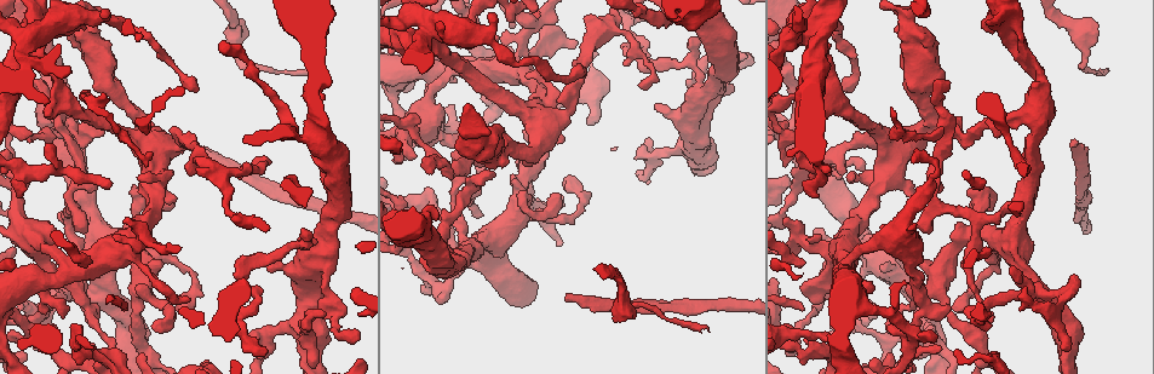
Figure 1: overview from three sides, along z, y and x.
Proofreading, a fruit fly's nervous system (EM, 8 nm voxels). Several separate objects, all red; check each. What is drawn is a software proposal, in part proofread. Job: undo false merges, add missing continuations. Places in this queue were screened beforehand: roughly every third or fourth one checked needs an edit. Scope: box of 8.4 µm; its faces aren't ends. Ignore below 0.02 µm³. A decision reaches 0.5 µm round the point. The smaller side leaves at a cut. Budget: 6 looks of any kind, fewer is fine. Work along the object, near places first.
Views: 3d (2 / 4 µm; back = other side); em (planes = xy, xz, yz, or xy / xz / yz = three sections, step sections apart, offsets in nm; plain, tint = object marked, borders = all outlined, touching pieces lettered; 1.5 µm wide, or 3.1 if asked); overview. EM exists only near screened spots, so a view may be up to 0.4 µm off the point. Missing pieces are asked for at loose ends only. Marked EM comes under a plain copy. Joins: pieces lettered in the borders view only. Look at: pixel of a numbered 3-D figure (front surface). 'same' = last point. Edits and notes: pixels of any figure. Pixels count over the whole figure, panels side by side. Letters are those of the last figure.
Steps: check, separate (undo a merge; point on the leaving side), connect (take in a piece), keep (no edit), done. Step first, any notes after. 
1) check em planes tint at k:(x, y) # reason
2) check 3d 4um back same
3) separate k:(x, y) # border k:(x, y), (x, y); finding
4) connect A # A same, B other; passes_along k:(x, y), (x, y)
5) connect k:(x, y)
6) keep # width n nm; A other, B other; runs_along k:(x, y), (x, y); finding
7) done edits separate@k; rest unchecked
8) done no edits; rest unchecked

check em planes borders at 1:(708, 328) # thin end

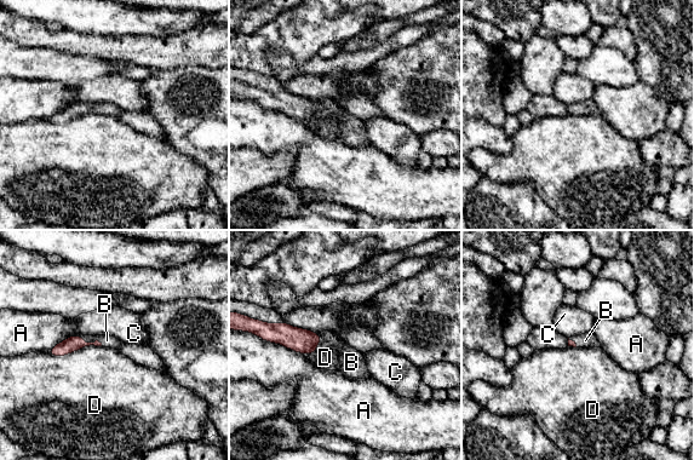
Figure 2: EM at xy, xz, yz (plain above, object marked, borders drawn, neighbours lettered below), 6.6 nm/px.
connect B # A other, B same, C other, D other; passes_along 2:(74, 343), (91, 343), (107, 340); it goes on there

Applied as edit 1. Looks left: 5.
check em planes tint at 1:(821, 269) # free end

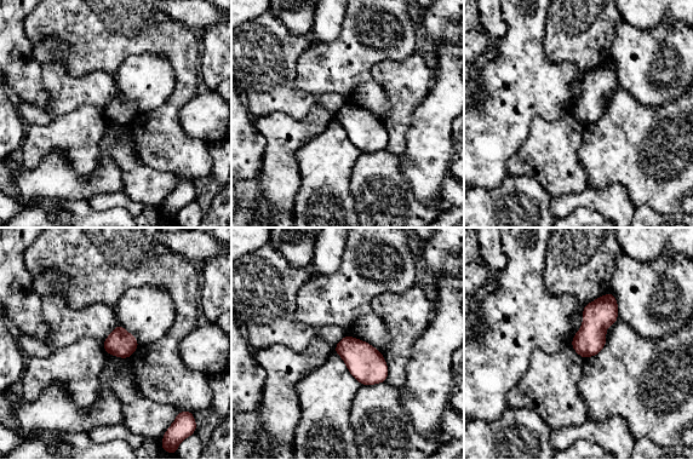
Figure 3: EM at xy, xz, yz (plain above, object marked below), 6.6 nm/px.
check em planes borders same

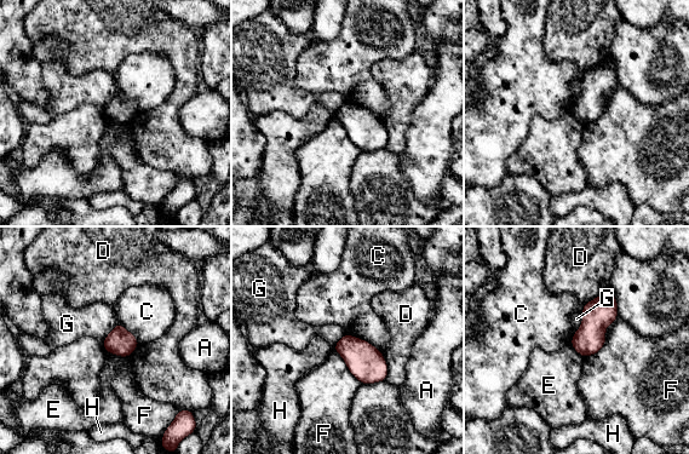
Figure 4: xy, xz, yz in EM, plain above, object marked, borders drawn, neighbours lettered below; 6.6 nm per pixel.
keep # A other, C other, D other, E other, F other, G other, H other; border 4:(583, 311), (583, 323), (575, 332); none of them fits

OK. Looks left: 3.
check em planes borders at 1:(480, 169) # free end

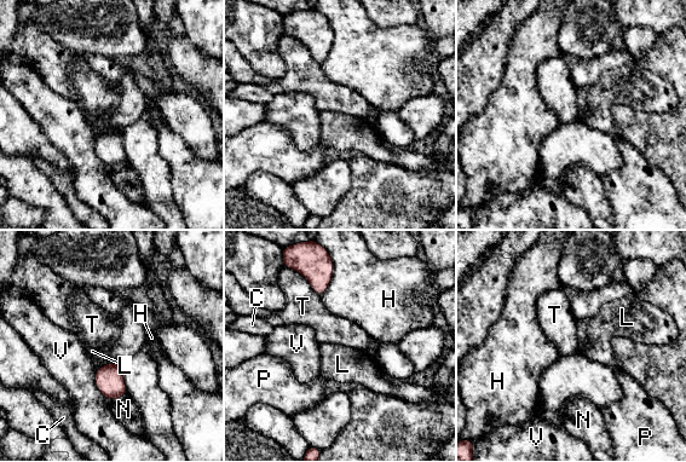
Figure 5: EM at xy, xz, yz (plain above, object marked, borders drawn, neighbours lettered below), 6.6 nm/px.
keep # C other, H other, L other, N other, P other, T other, V other; border 5:(96, 370), (96, 386), (108, 400); no lettered piece goes on from it

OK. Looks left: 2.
done edits connect@2; rest unchecked

